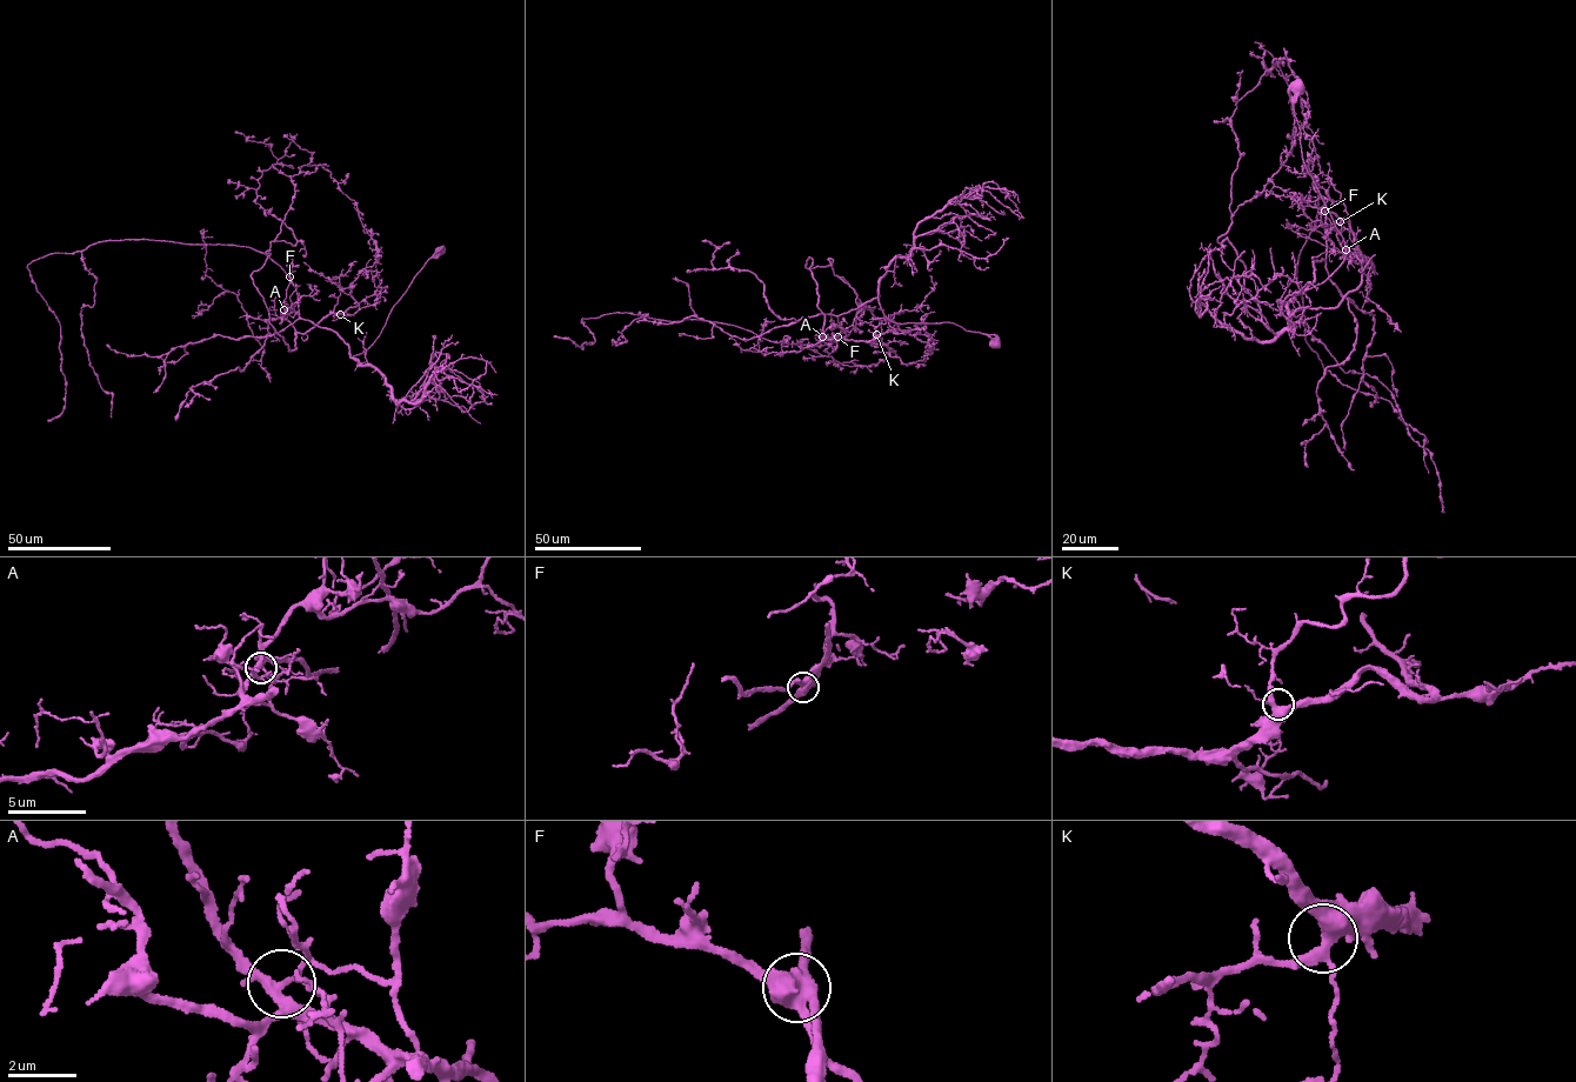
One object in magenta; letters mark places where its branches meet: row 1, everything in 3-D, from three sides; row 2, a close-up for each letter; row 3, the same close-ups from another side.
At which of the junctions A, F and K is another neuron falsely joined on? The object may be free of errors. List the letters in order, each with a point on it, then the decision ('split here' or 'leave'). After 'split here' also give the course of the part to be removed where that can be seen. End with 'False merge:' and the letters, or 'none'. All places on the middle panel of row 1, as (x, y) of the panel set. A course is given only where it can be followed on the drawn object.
A: place (822, 336); leave
F: place (837, 336); split here; course (837, 336), (820, 340), (808, 258), (856, 294), (855, 326), (826, 349), (859, 366), (827, 366)
K: place (876, 334); leave
False merge: F

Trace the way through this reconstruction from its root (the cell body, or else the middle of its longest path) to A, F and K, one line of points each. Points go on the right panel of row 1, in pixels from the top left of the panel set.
A: (1299, 86), (1293, 100), (1302, 160), (1347, 252), (1307, 289), (1326, 241), (1346, 249)
F: (1299, 86), (1293, 100), (1302, 160), (1347, 252), (1329, 276), (1308, 289), (1313, 262), (1326, 259), (1324, 212)
K: (1299, 86), (1293, 100), (1302, 160), (1347, 252), (1307, 289), (1327, 240), (1362, 262), (1347, 219), (1340, 221)

